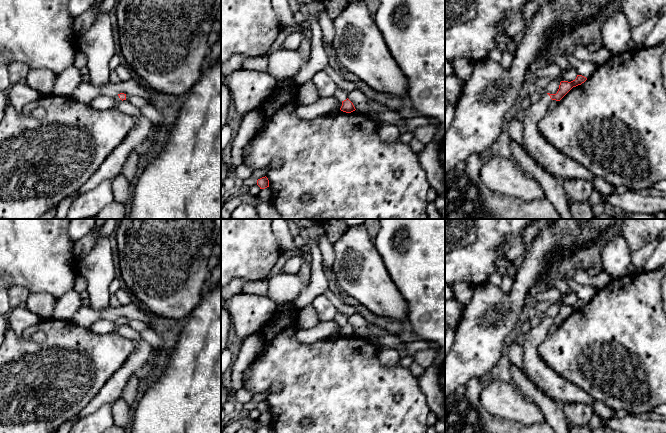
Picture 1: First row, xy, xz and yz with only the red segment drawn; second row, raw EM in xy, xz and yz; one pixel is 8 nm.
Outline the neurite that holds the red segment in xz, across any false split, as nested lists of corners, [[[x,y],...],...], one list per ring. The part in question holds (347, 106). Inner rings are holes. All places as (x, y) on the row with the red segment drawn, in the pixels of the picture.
[[[338,88],[334,94],[334,97],[336,100],[342,103],[342,106],[340,108],[341,111],[351,113],[356,110],[353,103],[348,99],[348,91]]]

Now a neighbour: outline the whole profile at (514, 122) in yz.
[[[517,113],[512,114],[506,120],[505,125],[510,129],[510,138],[516,141],[526,151],[524,146],[524,128],[520,116]]]

